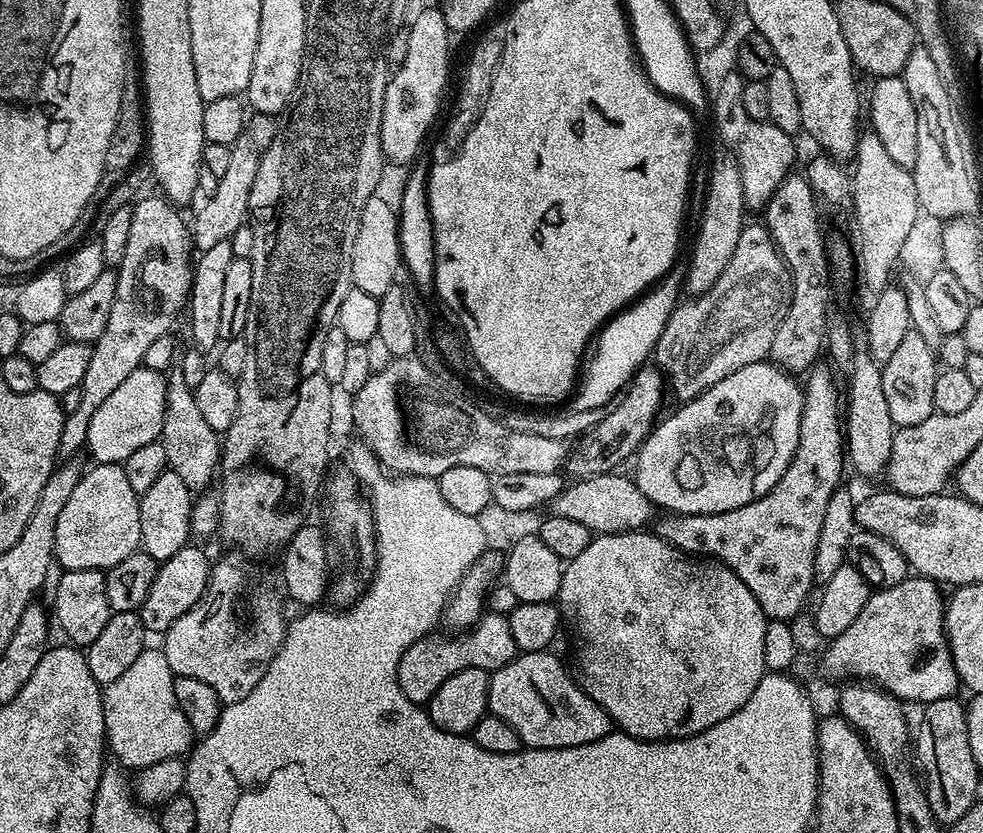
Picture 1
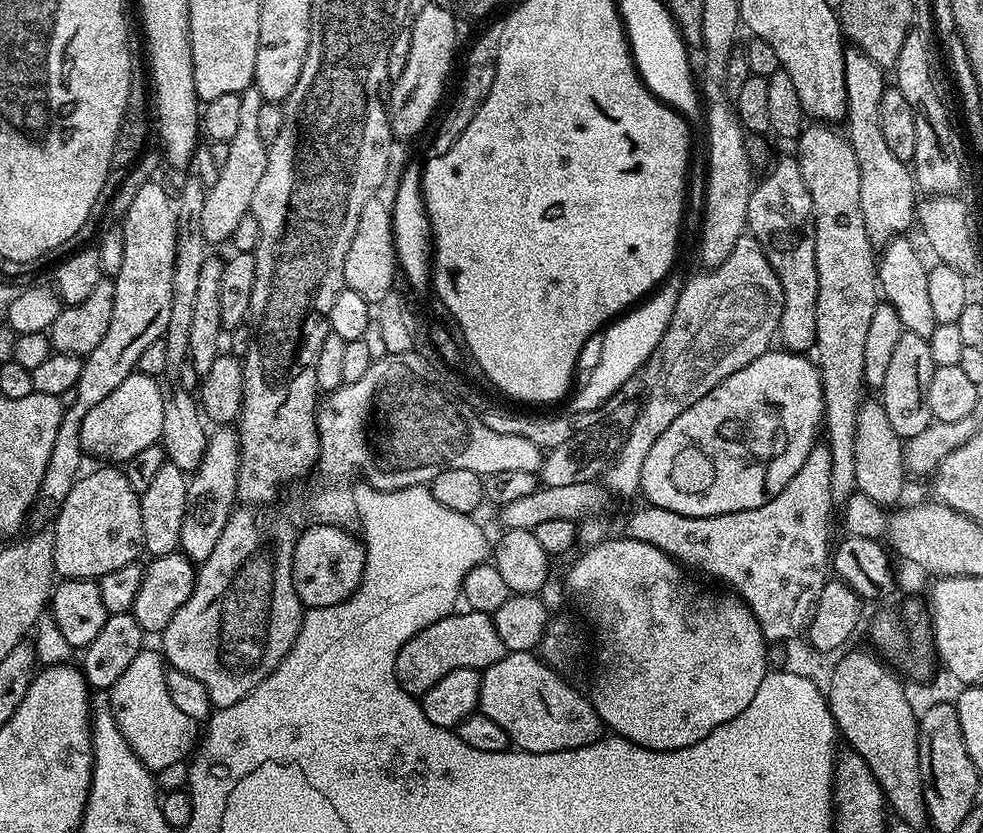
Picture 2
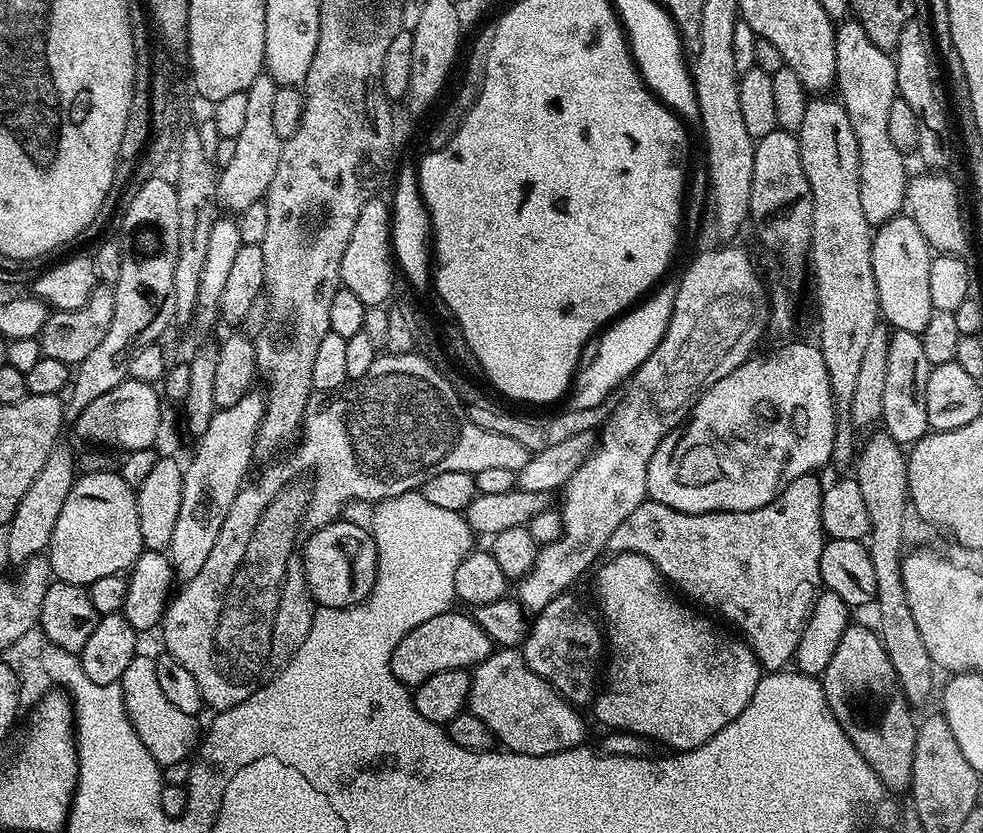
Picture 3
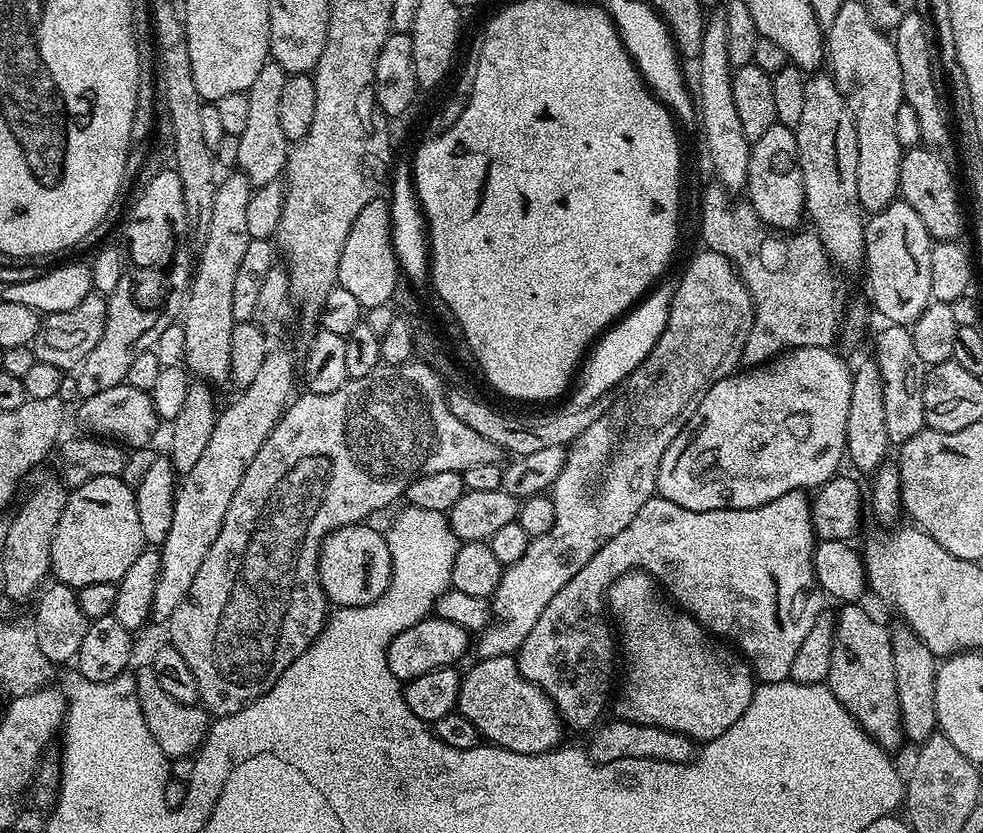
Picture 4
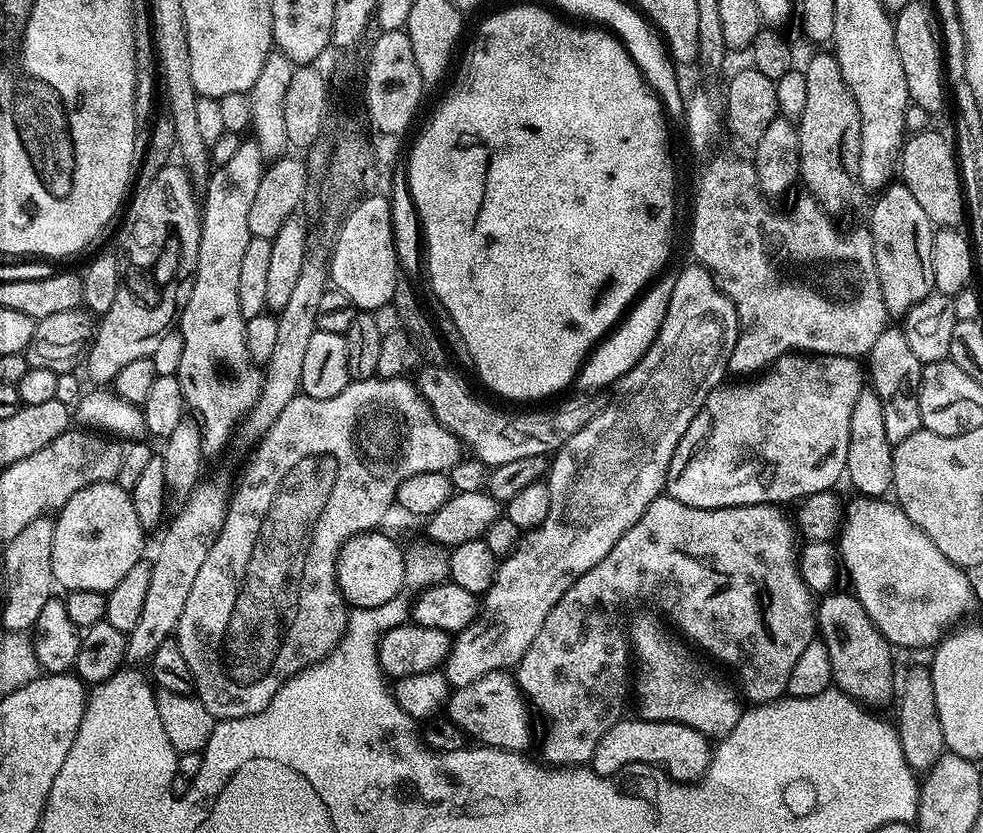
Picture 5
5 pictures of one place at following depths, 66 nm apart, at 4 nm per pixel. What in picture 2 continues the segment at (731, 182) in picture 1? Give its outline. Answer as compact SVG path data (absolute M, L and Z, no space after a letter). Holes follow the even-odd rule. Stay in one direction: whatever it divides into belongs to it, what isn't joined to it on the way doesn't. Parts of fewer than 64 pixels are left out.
M724 100L707 101L706 104L706 141L708 140L708 185L704 188L704 229L700 232L700 260L709 269L718 267L726 258L730 258L730 250L738 243L738 238L745 235L748 227L748 203L754 187L749 145L744 145L746 133L740 127L735 107Z

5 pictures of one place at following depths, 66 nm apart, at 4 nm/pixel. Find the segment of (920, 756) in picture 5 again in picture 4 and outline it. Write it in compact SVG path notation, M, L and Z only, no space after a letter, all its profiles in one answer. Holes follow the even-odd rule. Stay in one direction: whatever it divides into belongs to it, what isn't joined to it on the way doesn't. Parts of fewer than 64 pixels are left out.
M897 623L897 628L891 629L892 633L892 653L894 654L894 682L898 682L898 706L900 707L900 721L904 731L904 740L913 740L916 746L924 743L937 731L936 723L936 669L938 658L930 650L930 646L923 644L914 634L912 628L907 624Z

